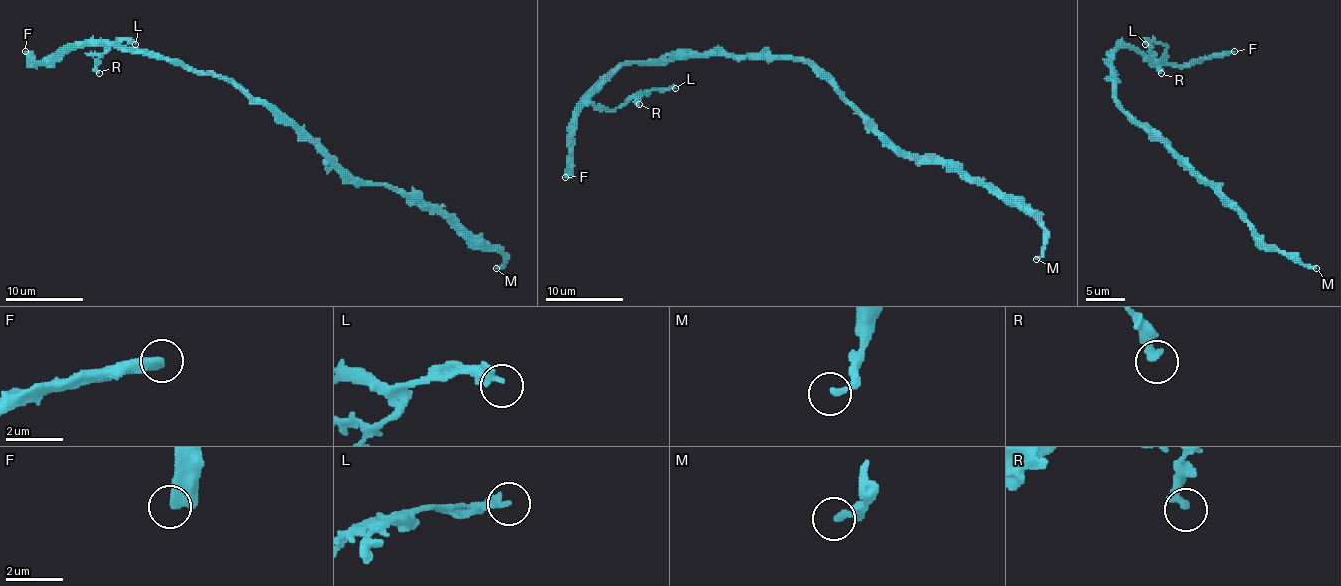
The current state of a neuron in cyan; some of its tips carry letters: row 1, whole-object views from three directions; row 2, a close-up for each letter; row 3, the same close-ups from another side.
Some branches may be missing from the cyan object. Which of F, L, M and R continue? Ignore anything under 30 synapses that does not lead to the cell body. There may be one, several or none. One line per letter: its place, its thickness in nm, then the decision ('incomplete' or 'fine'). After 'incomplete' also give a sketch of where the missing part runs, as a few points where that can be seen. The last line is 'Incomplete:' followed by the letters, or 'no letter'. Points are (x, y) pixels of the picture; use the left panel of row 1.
F: at (25, 51); 440 nm thick; incomplete
L: at (135, 44); 240 nm thick; fine
M: at (496, 268); 240 nm thick; fine
R: at (99, 73); 320 nm thick; fine
Incomplete: F

